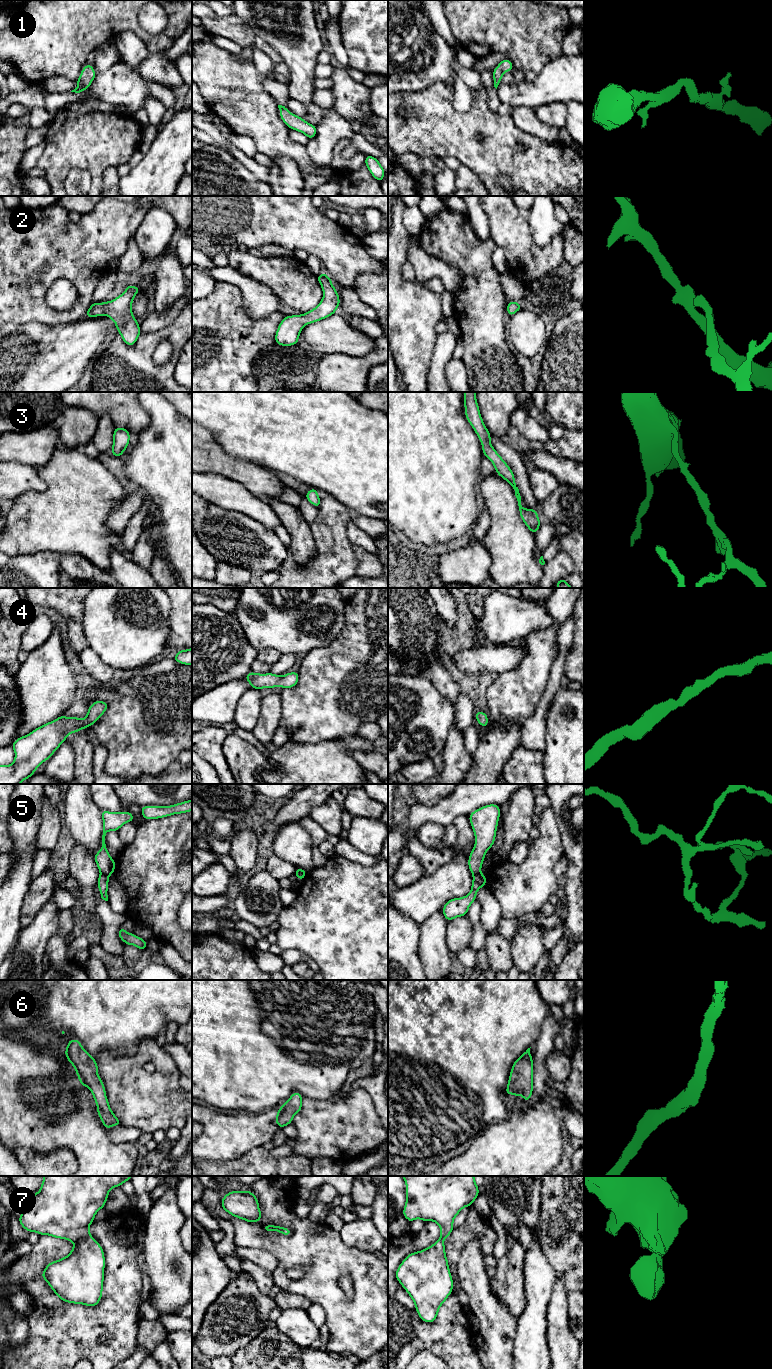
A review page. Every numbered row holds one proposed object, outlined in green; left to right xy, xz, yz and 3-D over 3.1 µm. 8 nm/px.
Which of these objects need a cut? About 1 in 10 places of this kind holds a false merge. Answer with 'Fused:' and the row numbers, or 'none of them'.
Fused: 5

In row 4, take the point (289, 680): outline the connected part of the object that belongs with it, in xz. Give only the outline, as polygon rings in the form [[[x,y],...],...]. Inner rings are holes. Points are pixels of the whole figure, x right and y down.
[[[250,671],[243,679],[246,679],[251,688],[261,690],[262,688],[293,688],[297,685],[299,680],[299,673],[289,672],[283,676],[273,674],[271,672],[266,674],[254,673]]]

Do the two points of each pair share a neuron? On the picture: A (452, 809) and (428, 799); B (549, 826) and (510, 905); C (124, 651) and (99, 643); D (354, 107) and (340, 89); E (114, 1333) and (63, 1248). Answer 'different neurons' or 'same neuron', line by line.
A: different neurons
B: same neuron
C: same neuron
D: same neuron
E: same neuron

